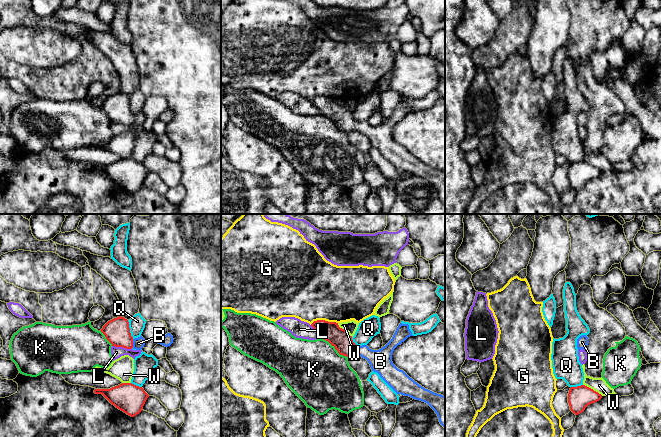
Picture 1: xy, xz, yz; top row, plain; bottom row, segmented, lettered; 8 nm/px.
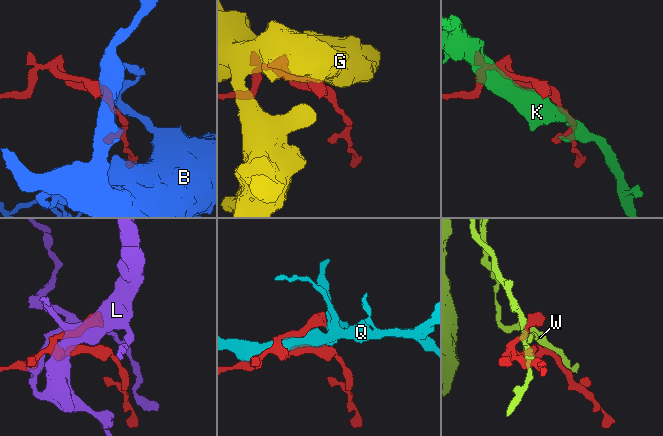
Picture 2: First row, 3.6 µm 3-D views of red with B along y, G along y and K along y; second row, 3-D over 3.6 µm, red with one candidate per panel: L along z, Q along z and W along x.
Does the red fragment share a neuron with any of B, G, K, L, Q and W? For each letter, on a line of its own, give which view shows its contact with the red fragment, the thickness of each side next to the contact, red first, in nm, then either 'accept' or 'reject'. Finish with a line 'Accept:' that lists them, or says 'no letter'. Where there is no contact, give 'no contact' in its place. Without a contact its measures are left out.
B: xy | 200/100 nm | accept
G: xz | 160/480 nm | reject
K: xz | 160/480 nm | reject
L: xy | 200/90 nm | reject
Q: xy | 200/130 nm | reject
W: yz | 180/120 nm | reject
Accept: B

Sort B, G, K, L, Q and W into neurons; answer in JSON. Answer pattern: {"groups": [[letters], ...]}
{"groups": [["B"], ["G"], ["K"], ["L"], ["Q"], ["W"]]}

